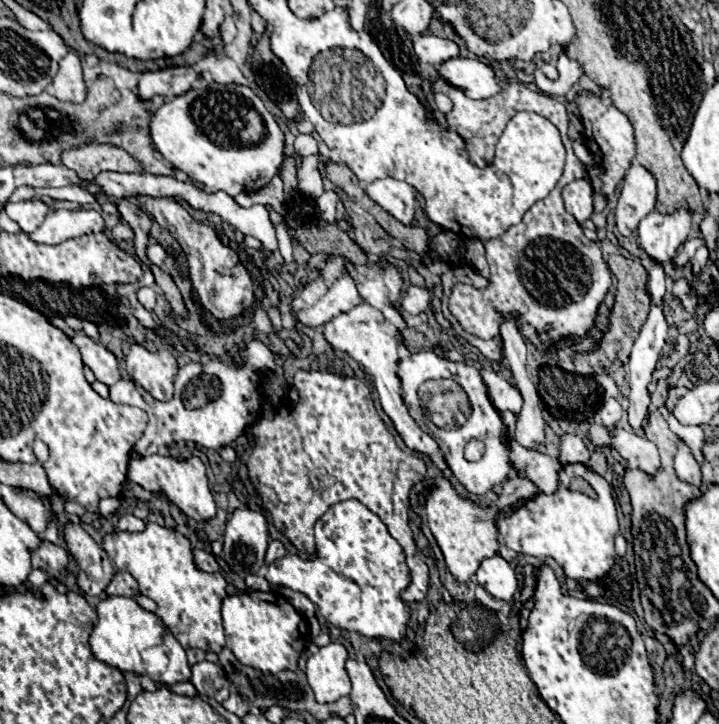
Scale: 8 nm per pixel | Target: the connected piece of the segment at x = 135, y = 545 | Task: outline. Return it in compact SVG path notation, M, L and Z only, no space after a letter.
M148 523L146 529L140 533L130 533L130 531L106 533L102 539L102 549L110 555L114 567L118 571L130 573L138 581L140 593L150 597L158 605L156 615L164 621L168 631L178 639L178 643L184 649L198 647L204 651L210 649L218 653L224 647L224 627L222 627L222 617L220 617L220 605L222 605L222 599L226 597L226 581L220 573L204 573L194 567L192 547L186 537L158 523Z

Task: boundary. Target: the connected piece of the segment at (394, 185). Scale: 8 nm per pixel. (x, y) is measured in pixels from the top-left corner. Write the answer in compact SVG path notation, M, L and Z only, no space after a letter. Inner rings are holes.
M392 177L376 179L366 187L366 193L392 217L400 223L410 225L416 213L416 197L414 187L406 181L398 181Z

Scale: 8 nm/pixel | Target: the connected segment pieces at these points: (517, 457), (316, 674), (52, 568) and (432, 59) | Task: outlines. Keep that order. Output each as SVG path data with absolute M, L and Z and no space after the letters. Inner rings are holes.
M510 439L506 445L512 467L518 473L524 473L524 477L536 485L538 493L550 495L558 489L558 471L562 465L556 459L550 459L534 449L526 449L514 439Z
M340 643L320 647L306 663L308 685L314 691L318 703L334 703L350 693L350 679L344 669L348 651Z
M42 541L40 547L32 551L32 567L46 569L54 579L60 579L64 575L66 565L68 553L50 541Z
M420 35L414 41L414 49L416 49L416 55L420 57L420 61L430 63L434 67L460 55L460 47L454 41L434 37L434 35Z

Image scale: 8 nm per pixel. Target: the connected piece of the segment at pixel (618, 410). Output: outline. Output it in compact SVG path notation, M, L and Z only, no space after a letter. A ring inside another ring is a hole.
M616 399L606 401L606 403L602 405L602 409L600 409L600 417L602 417L602 423L604 423L606 427L616 425L616 423L620 421L620 417L622 417L622 405L620 405Z

